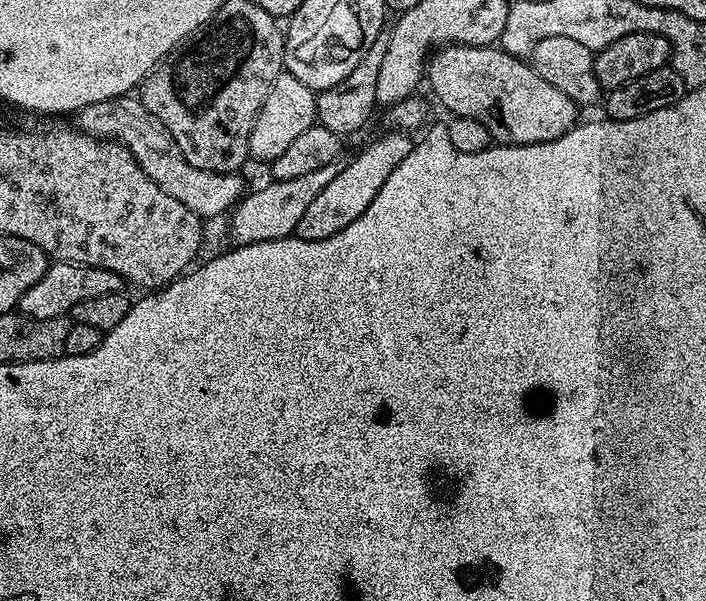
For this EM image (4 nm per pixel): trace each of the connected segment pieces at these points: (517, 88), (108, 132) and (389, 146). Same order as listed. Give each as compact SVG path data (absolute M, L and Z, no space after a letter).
M445 44L433 51L426 61L426 84L432 87L442 107L452 116L474 118L482 122L497 145L541 144L562 138L578 122L578 105L558 86L539 76L527 59L512 56L499 46L470 46L469 44Z
M129 94L118 96L115 100L87 104L80 109L78 119L79 131L98 140L119 141L136 159L142 171L151 180L158 182L158 186L166 190L170 198L178 198L182 206L194 210L194 214L202 218L225 215L245 195L246 187L244 188L240 172L211 172L198 170L198 166L190 166L190 162L182 158L182 150L178 150L170 130L166 130L166 126L162 126L162 122L158 122L158 118L150 114L150 110L146 110L139 95Z
M399 130L389 133L389 136L380 136L373 144L366 145L364 152L358 153L348 165L345 163L341 167L340 173L326 186L326 190L322 190L322 194L310 202L306 214L302 214L302 222L298 222L295 235L302 240L330 238L346 230L346 226L350 226L350 222L354 222L354 218L358 218L358 214L362 214L362 210L374 202L374 194L382 190L382 182L394 174L394 166L398 166L398 162L410 154L414 143L413 137L407 133Z

